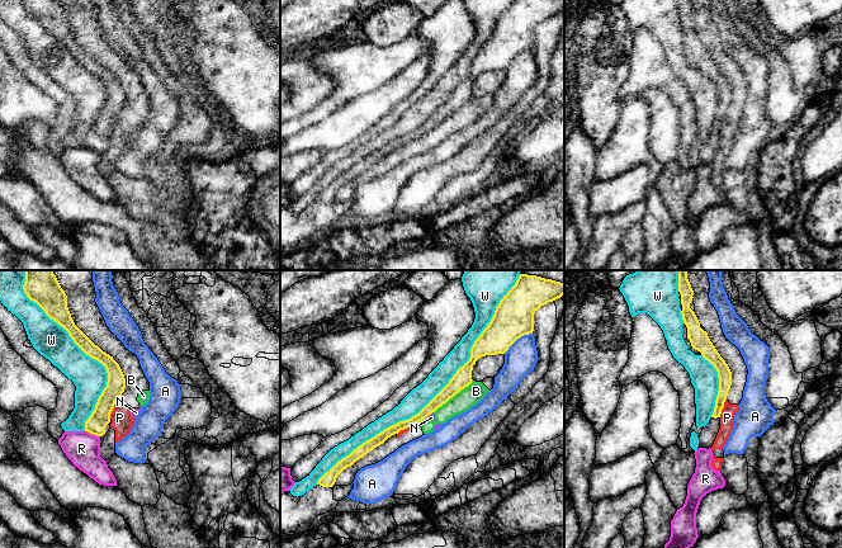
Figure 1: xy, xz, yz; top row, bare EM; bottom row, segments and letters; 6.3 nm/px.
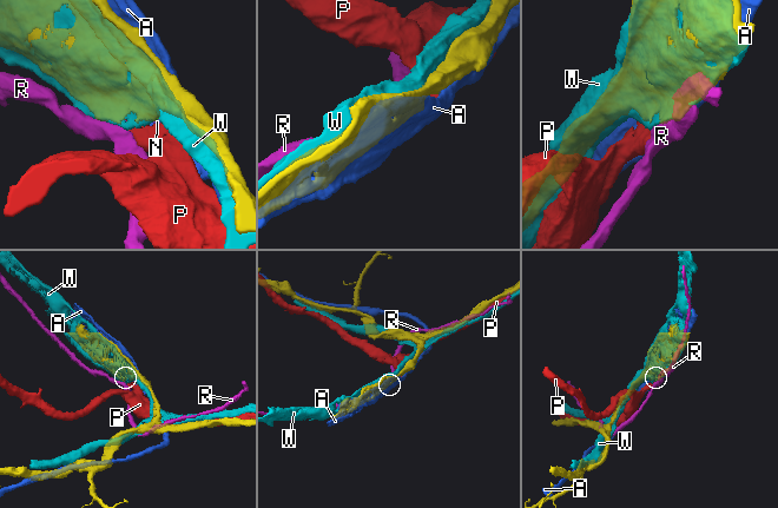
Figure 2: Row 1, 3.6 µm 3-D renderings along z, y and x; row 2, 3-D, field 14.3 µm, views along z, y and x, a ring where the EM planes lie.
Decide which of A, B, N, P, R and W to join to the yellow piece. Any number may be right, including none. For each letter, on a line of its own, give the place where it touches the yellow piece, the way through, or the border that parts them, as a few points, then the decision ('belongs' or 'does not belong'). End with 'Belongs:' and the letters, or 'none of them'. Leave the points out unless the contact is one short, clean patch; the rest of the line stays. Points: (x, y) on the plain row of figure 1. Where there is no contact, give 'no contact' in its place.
A: meets yellow in xz at (518, 53); border along xz (531, 48), (521, 51), (504, 69); does not belong
B: meets yellow in xz at (453, 112); does not belong
N: meets yellow in xz at (427, 131); does not belong
P: meets yellow in xy at (113, 122); border along xy (121, 110), (109, 133); does not belong
R: meets yellow in xy at (91, 149); border along xy (84, 146), (99, 152); does not belong
W: meets yellow in xz at (431, 116); does not belong
Belongs: none of them

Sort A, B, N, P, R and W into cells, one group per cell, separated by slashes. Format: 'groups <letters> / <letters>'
groups A / B N P / R / W

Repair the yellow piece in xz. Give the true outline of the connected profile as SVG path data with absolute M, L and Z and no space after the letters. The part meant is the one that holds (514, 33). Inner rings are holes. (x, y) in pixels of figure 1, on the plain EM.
M515 0L500 16L491 38L474 57L469 76L457 86L449 99L418 129L384 145L339 176L318 195L317 200L332 203L344 185L351 183L392 151L425 136L468 103L473 96L473 81L479 74L505 70L517 55L533 49L534 29L563 10L564 0Z

